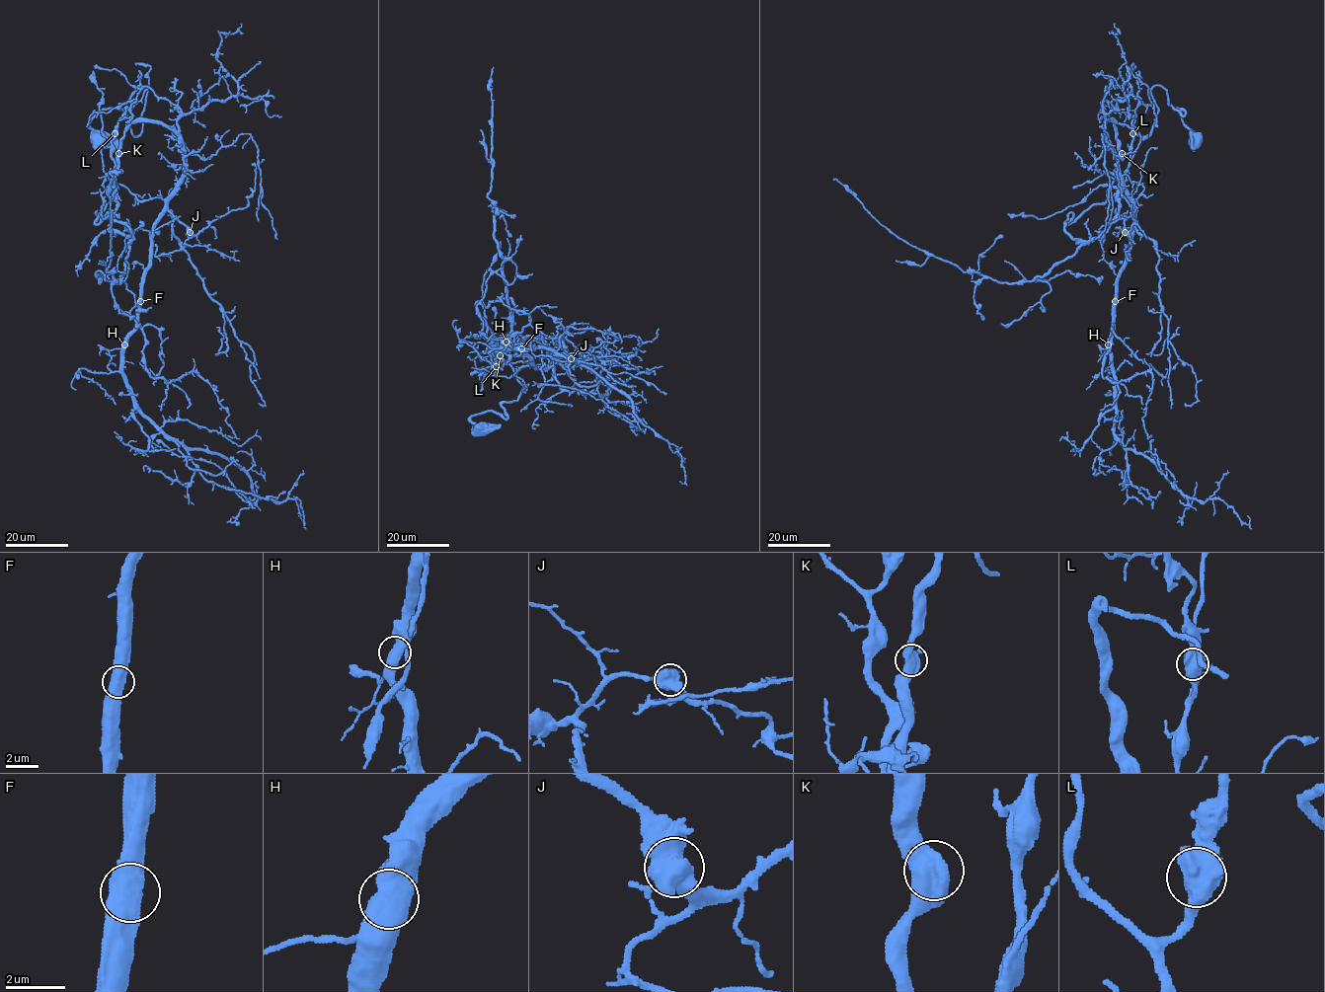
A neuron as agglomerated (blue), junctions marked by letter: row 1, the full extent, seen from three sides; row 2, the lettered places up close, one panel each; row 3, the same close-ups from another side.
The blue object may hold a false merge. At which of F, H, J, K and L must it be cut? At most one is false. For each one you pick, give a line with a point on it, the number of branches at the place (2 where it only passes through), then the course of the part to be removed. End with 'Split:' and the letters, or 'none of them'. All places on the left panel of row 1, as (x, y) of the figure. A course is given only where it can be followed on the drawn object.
Split: none of them

